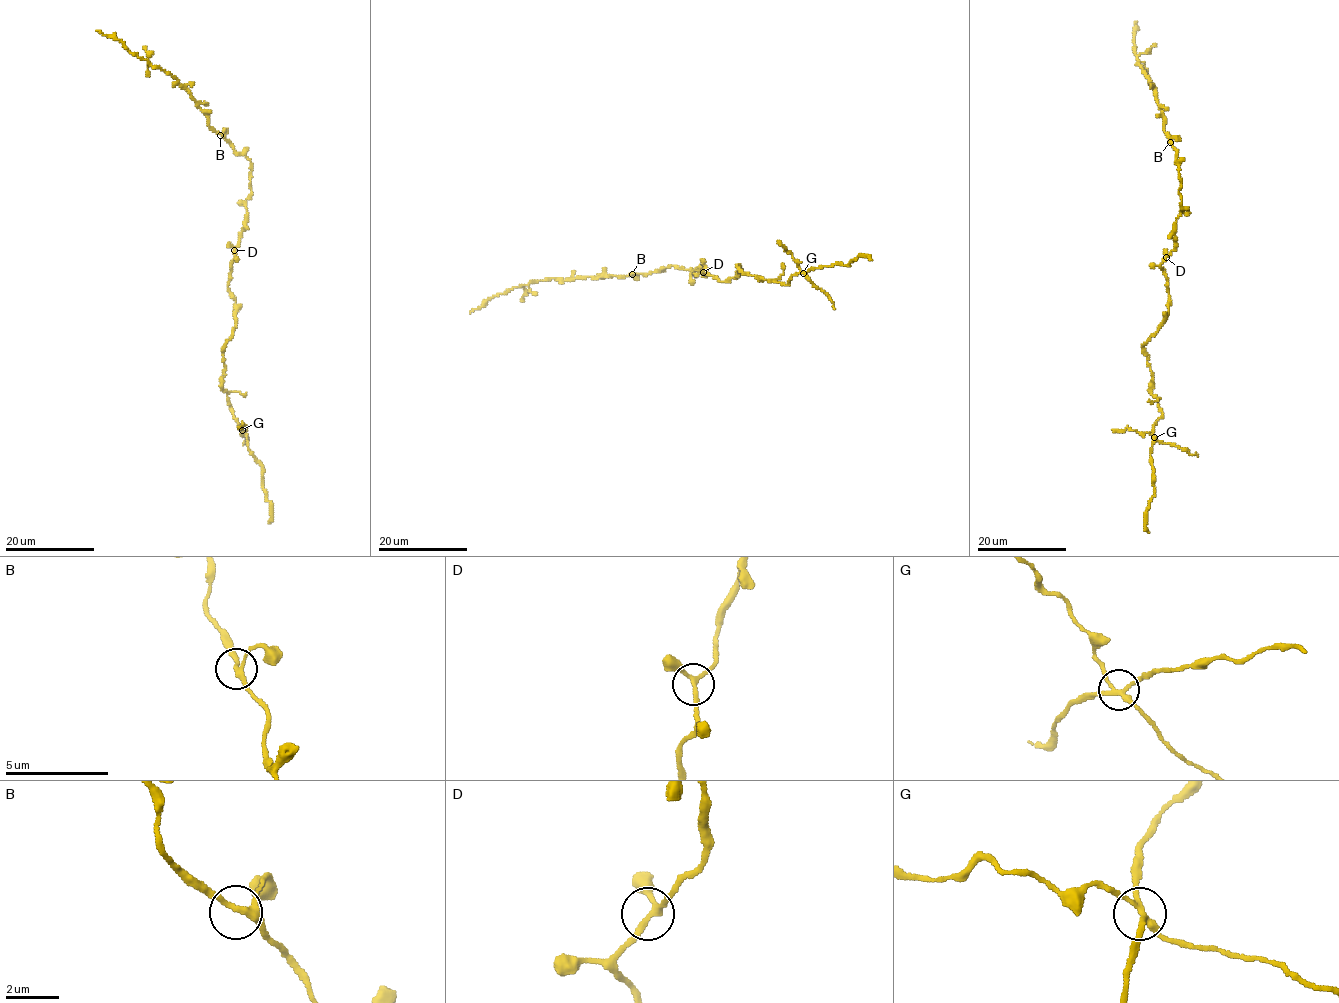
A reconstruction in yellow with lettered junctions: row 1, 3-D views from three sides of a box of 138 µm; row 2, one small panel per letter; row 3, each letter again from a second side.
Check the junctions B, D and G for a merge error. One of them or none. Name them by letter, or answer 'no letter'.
G

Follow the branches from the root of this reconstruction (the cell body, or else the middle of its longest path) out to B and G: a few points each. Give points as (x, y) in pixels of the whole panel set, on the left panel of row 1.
B: (235, 251), (247, 219), (250, 161), (234, 150), (220, 135)
G: (235, 251), (228, 290), (235, 300), (235, 320), (222, 352), (225, 370), (221, 387), (242, 430)

